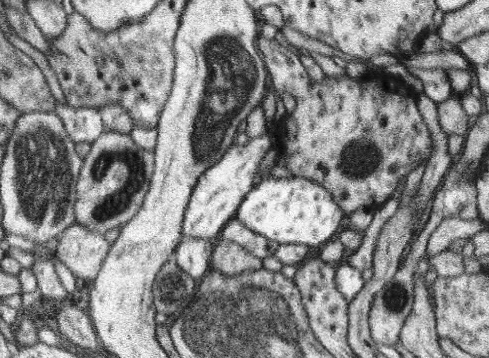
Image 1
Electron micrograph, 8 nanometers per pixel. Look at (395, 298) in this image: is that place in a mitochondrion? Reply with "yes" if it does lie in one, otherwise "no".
yes

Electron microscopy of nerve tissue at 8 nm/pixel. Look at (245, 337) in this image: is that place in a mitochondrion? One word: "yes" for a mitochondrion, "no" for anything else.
yes

